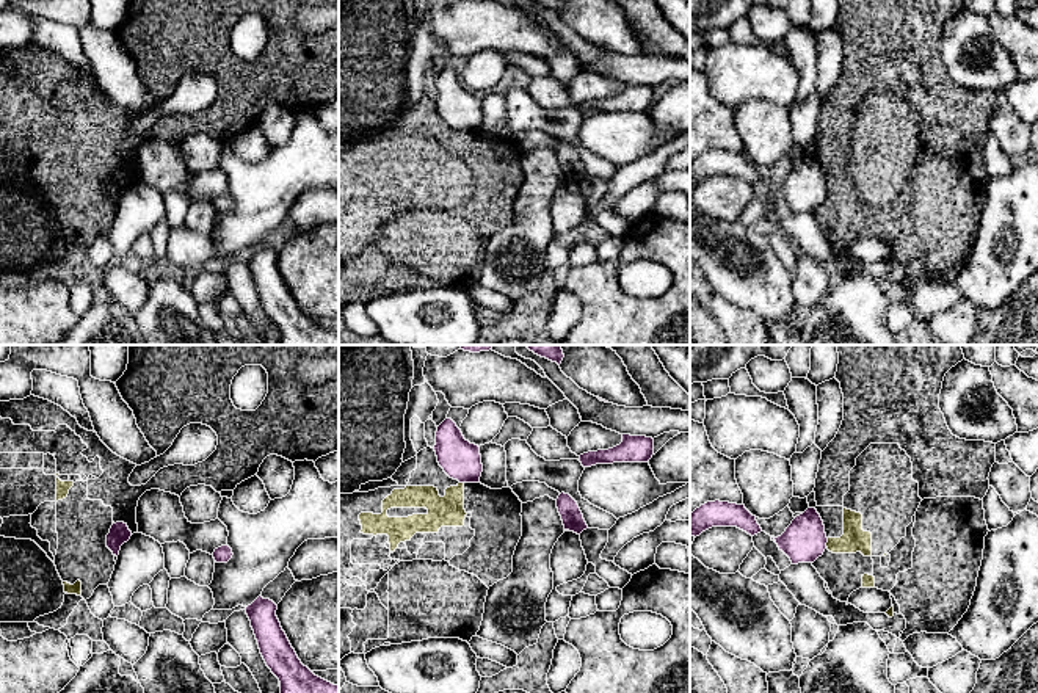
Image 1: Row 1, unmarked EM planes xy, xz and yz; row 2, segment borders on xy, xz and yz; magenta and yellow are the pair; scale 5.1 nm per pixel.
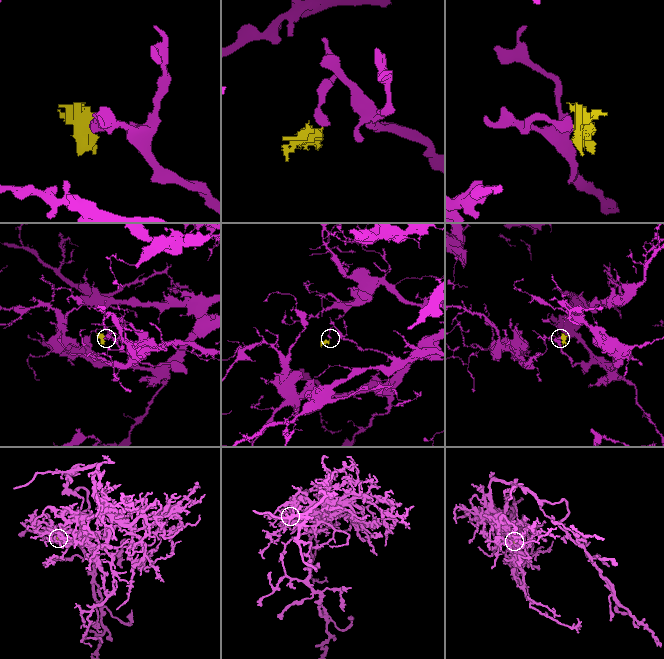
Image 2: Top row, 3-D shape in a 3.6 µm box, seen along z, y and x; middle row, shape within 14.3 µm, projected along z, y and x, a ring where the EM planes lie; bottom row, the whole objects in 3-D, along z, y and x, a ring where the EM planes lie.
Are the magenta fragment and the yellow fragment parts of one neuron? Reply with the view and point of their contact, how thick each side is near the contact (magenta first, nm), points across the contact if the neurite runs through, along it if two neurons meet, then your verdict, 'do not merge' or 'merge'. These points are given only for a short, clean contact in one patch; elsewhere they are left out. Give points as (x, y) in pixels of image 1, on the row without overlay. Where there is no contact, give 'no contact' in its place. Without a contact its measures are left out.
meets magenta in yz at (827, 190); 220 nm thick on the magenta side, 130 nm on the other; border along yz (828, 187), (825, 195); do not merge

